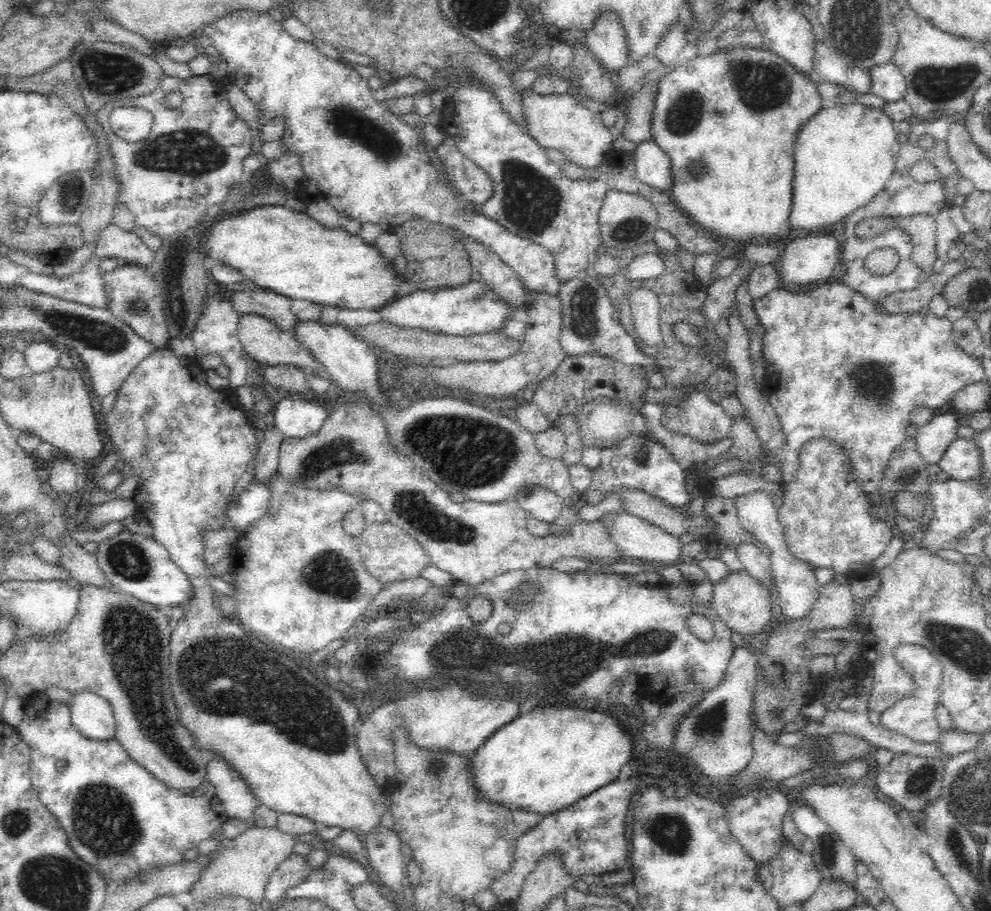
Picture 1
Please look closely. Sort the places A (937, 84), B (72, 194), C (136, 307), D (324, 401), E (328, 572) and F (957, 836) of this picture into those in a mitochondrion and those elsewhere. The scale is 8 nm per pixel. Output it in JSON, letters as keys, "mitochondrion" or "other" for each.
{"A":"mitochondrion","B":"mitochondrion","C":"mitochondrion","D":"other","E":"mitochondrion","F":"mitochondrion"}

